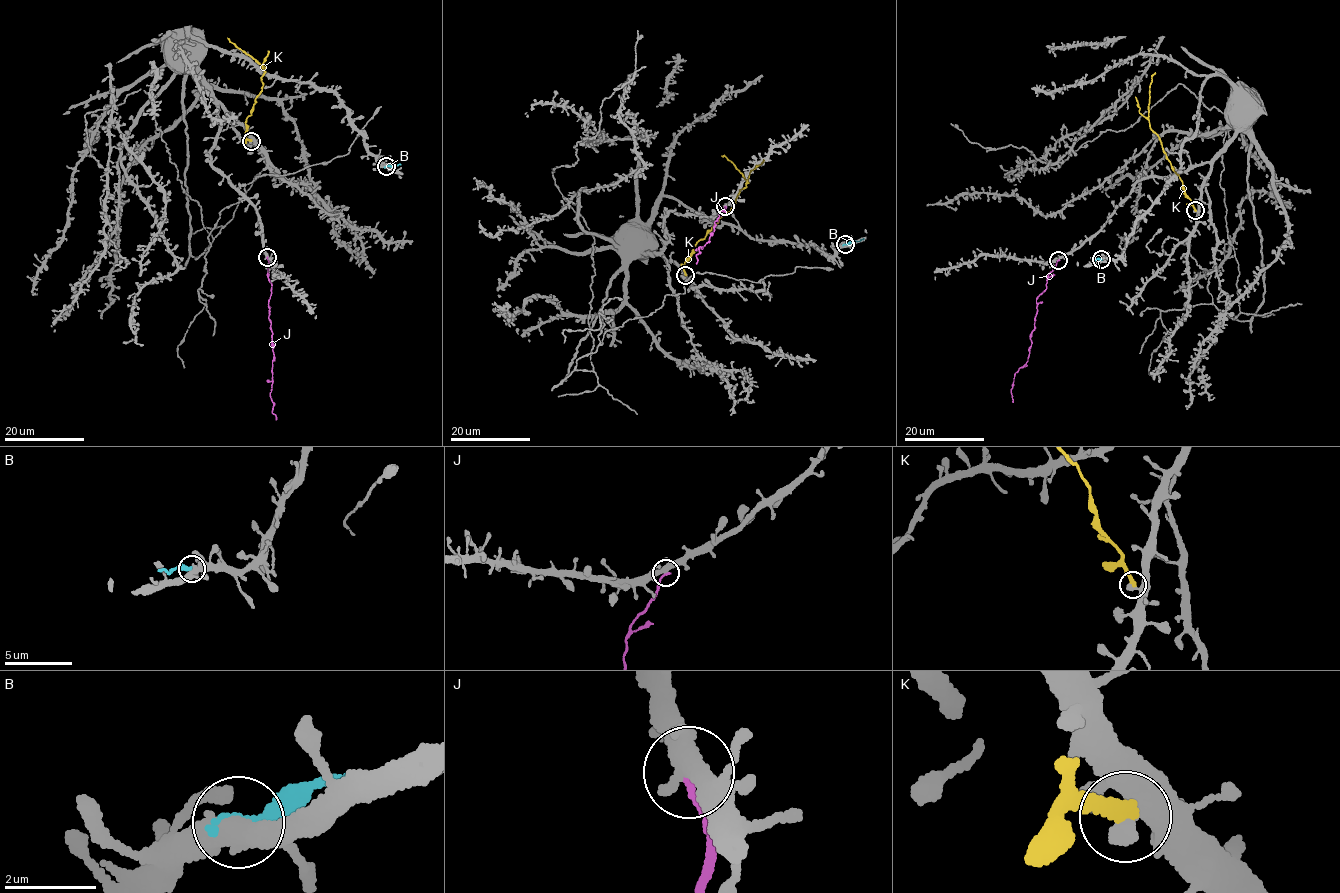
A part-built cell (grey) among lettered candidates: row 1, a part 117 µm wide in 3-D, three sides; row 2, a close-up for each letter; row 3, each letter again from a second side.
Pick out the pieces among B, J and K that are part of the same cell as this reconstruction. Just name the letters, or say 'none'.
none

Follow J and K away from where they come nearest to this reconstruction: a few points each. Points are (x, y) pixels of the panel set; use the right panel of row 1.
J: (1058, 260), (1048, 275), (1046, 290), (1036, 299), (1029, 356), (1015, 372), (1011, 390), (1013, 402)
K: (1195, 210), (1159, 136), (1151, 129), (1150, 85), (1155, 72)

